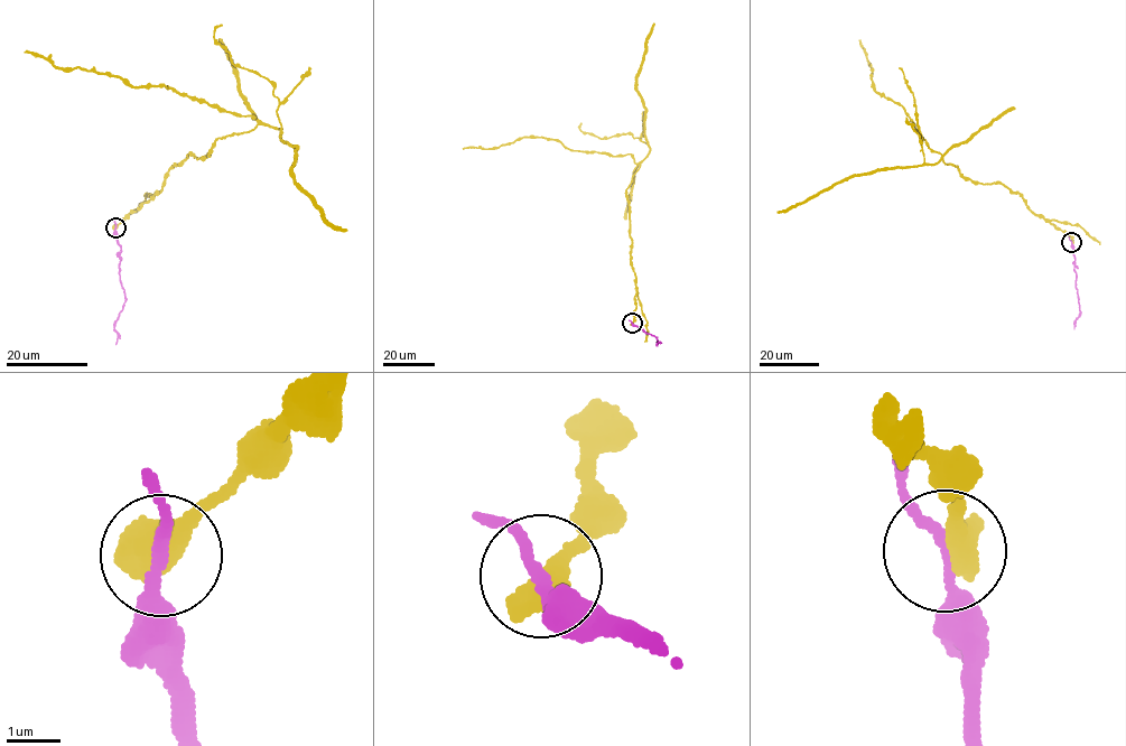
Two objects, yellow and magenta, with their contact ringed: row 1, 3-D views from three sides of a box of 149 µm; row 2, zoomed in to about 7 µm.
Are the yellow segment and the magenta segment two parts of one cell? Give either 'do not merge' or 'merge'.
do not merge

